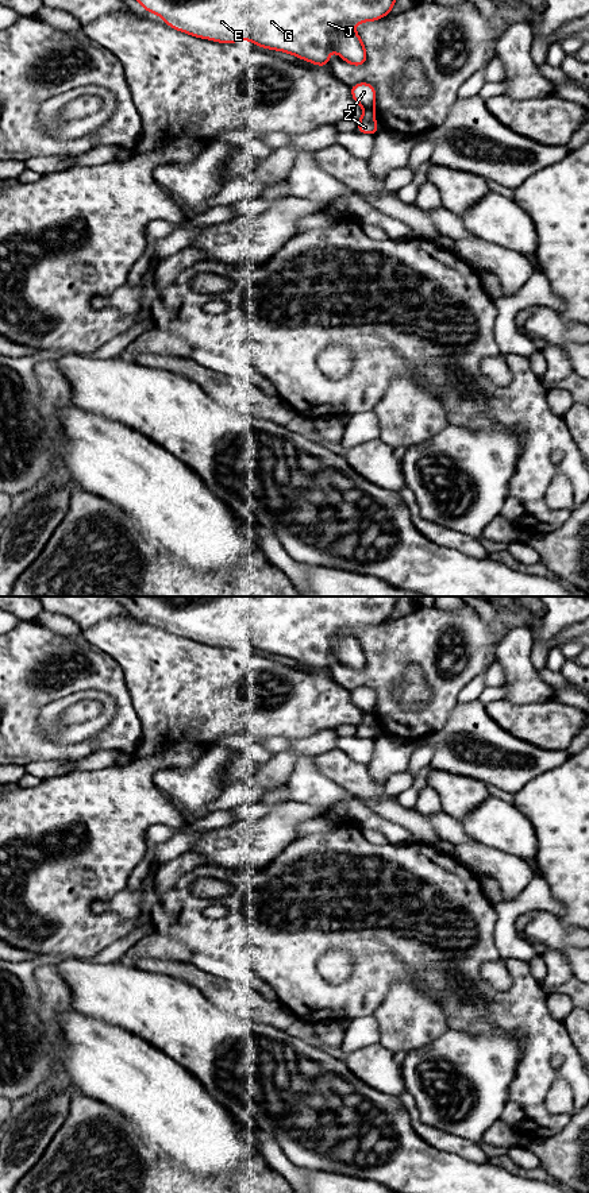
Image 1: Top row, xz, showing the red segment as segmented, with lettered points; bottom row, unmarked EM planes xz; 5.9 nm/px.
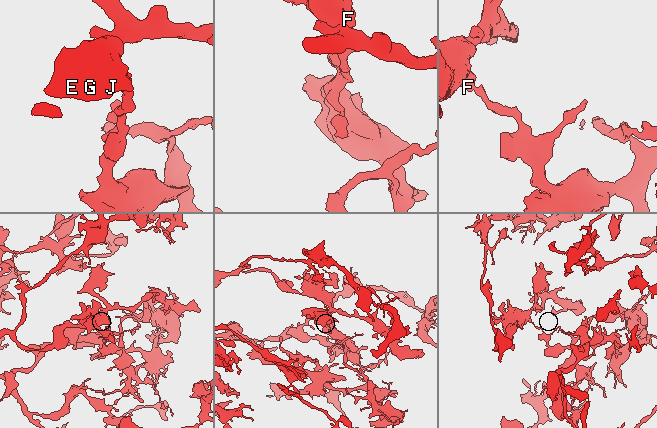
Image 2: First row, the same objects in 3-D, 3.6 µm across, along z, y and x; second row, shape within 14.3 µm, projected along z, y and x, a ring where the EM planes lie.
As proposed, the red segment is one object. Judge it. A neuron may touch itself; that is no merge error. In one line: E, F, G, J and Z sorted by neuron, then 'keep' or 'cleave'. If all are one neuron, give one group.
E F G J / Z | cleave

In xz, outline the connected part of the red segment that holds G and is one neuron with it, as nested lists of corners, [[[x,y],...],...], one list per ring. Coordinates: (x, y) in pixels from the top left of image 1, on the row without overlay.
[[[130,596],[143,611],[145,615],[157,618],[163,622],[166,629],[174,634],[186,637],[189,640],[211,644],[219,648],[231,648],[235,649],[238,644],[246,645],[250,644],[258,652],[278,655],[289,657],[294,661],[312,667],[317,671],[328,671],[330,656],[336,655],[339,661],[349,667],[353,671],[362,671],[366,668],[367,657],[361,641],[354,636],[353,630],[363,626],[373,626],[381,622],[388,621],[392,615],[396,602],[400,596]]]

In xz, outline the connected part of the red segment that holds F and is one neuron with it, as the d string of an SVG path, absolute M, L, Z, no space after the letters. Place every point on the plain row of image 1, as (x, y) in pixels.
M359 687L350 691L351 702L363 713L374 714L376 692L369 687Z

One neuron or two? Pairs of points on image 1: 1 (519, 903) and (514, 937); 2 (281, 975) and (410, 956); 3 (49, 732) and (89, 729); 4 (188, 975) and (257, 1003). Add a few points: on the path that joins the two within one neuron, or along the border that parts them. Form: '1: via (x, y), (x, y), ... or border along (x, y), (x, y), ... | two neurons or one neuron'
1: via (511, 911), (509, 929) | one neuron
2: via (314, 942), (318, 938), (377, 938) | one neuron
3: via (58, 737), (69, 737), (80, 732) | one neuron
4: via (206, 984), (239, 999) | one neuron

